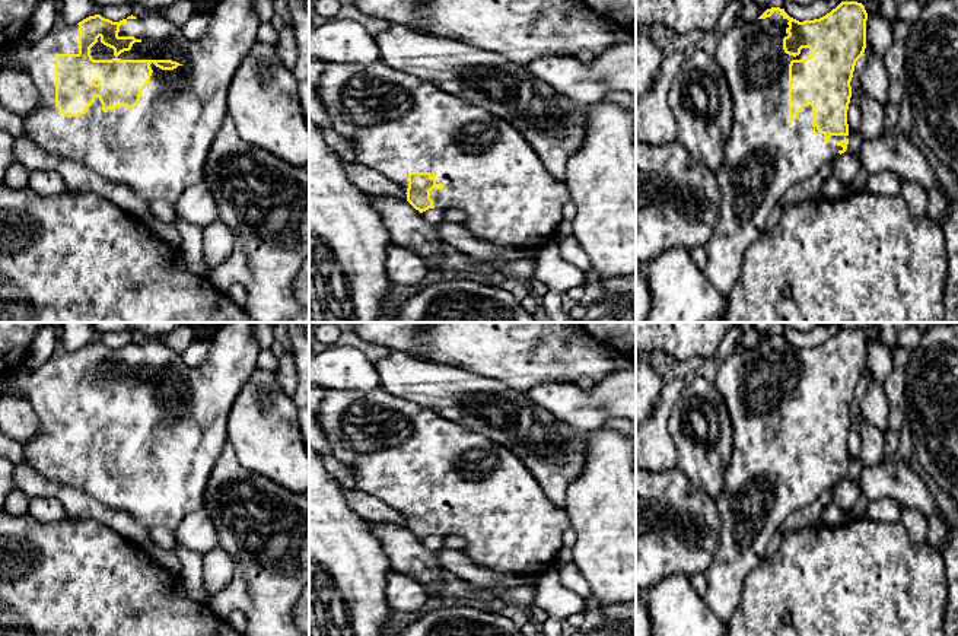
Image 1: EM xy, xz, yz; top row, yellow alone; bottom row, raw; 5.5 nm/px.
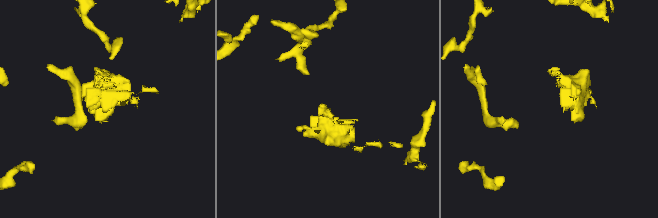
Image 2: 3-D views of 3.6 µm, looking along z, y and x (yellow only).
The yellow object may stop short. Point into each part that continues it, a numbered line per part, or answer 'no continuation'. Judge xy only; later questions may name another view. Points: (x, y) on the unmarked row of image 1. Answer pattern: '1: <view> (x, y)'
1: xy (159, 474)

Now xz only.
1: xz (395, 450)

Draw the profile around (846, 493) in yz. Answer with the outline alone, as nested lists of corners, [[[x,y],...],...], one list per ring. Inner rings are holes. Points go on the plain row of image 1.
[[[849,477],[830,489],[830,492],[831,502],[836,503],[841,511],[853,509],[862,495],[860,484],[857,481],[852,481]]]

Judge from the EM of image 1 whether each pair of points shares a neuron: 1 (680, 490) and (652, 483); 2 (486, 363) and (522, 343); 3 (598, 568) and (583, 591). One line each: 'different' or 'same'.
1: same
2: same
3: different

